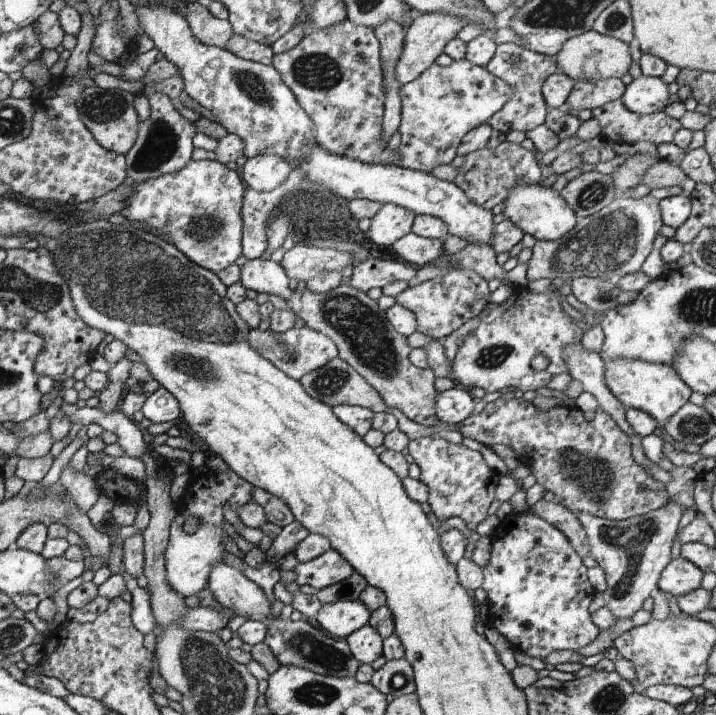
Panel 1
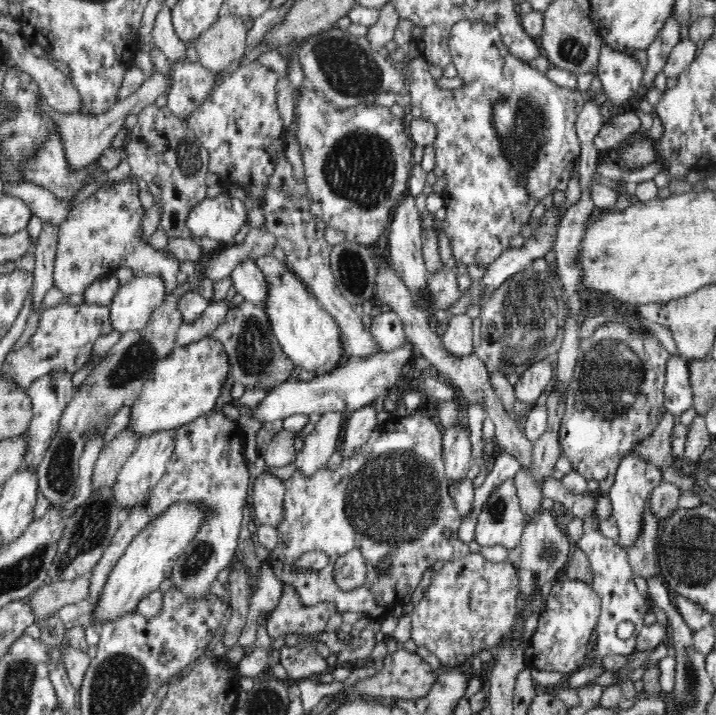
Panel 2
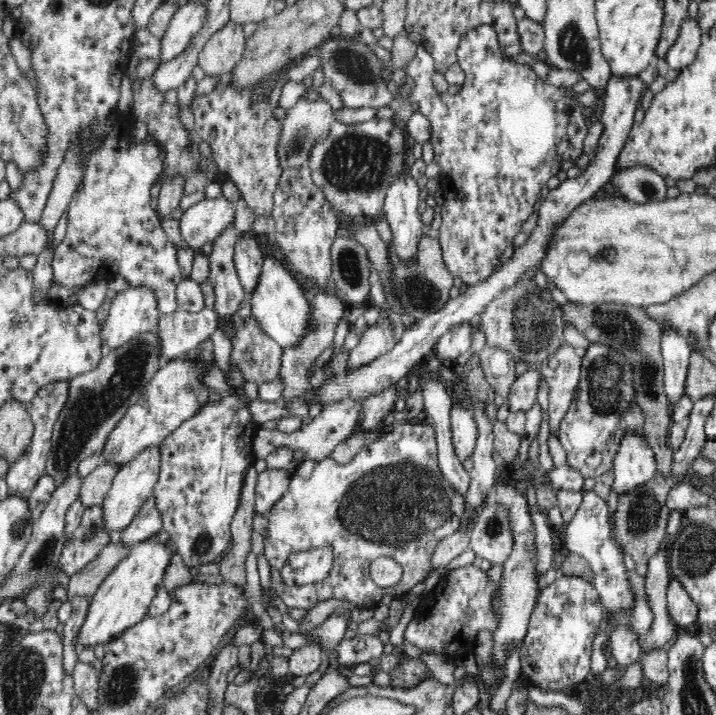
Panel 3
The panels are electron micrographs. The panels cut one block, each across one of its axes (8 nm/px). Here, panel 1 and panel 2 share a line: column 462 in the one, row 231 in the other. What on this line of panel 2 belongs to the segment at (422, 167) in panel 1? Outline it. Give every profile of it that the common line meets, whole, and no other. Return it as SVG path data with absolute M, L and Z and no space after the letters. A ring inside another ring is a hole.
M130 178L114 184L110 190L97 190L86 202L69 206L69 215L59 224L57 253L54 261L53 282L65 298L84 295L102 274L118 266L128 266L136 276L158 276L164 281L166 299L177 287L179 260L168 250L152 250L142 242L141 220L145 209L138 199L136 180Z

